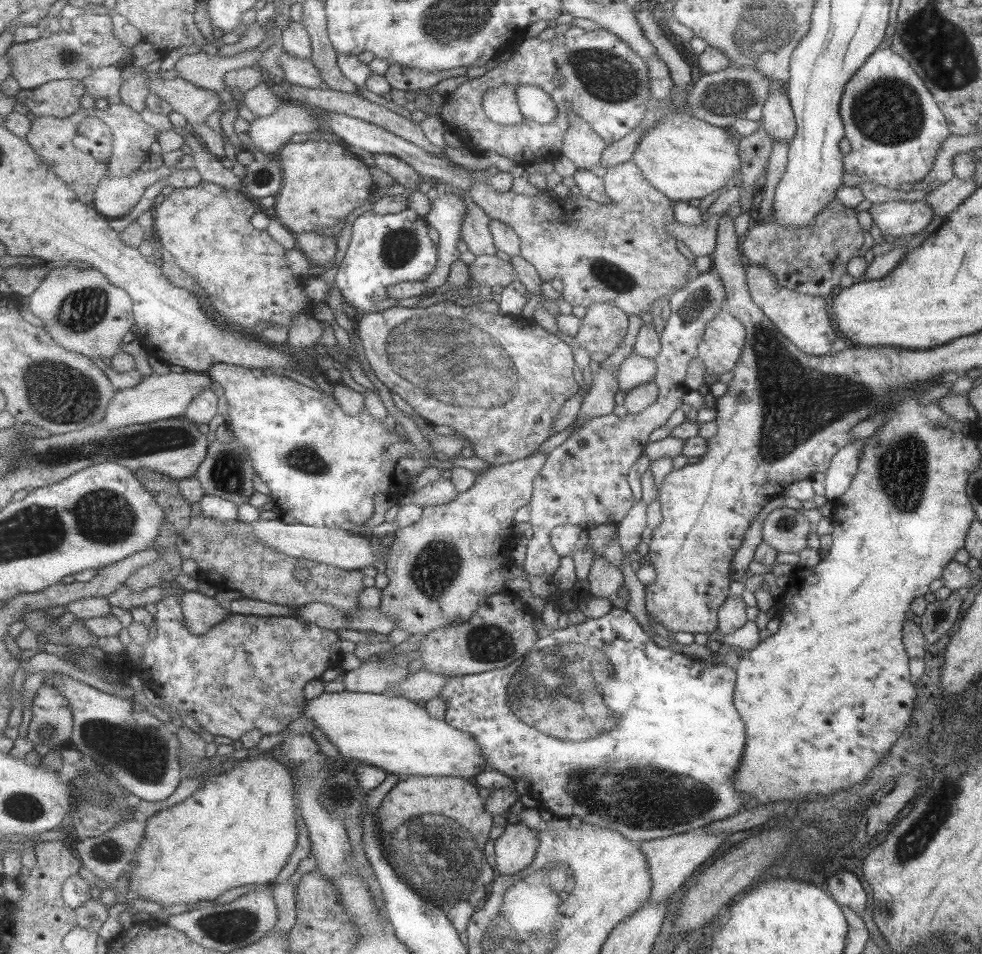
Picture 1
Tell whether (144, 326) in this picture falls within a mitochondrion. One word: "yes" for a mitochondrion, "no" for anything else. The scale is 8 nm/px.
no

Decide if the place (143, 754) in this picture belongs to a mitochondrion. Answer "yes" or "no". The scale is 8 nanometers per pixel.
yes

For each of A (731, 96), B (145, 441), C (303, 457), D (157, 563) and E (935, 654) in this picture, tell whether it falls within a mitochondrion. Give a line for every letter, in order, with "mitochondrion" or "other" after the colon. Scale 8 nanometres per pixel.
A: mitochondrion
B: mitochondrion
C: mitochondrion
D: other
E: other

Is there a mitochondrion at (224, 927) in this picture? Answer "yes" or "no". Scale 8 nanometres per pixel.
yes

